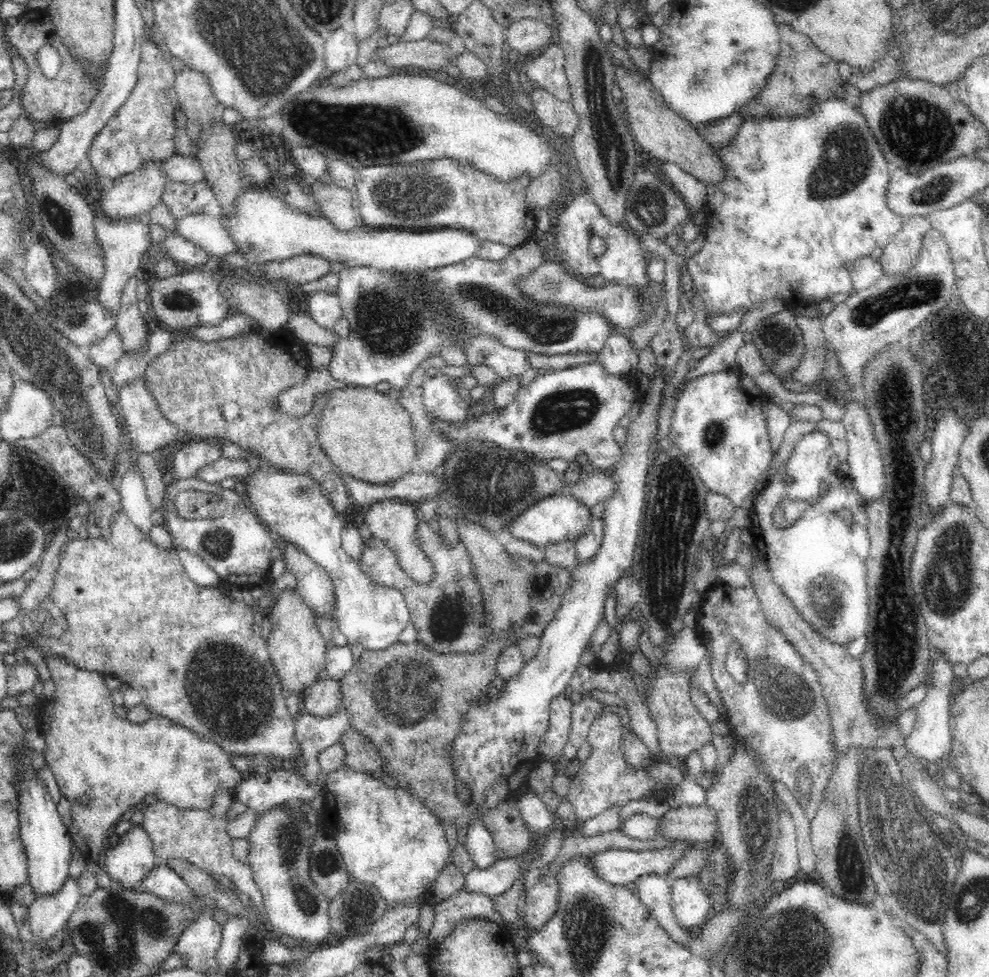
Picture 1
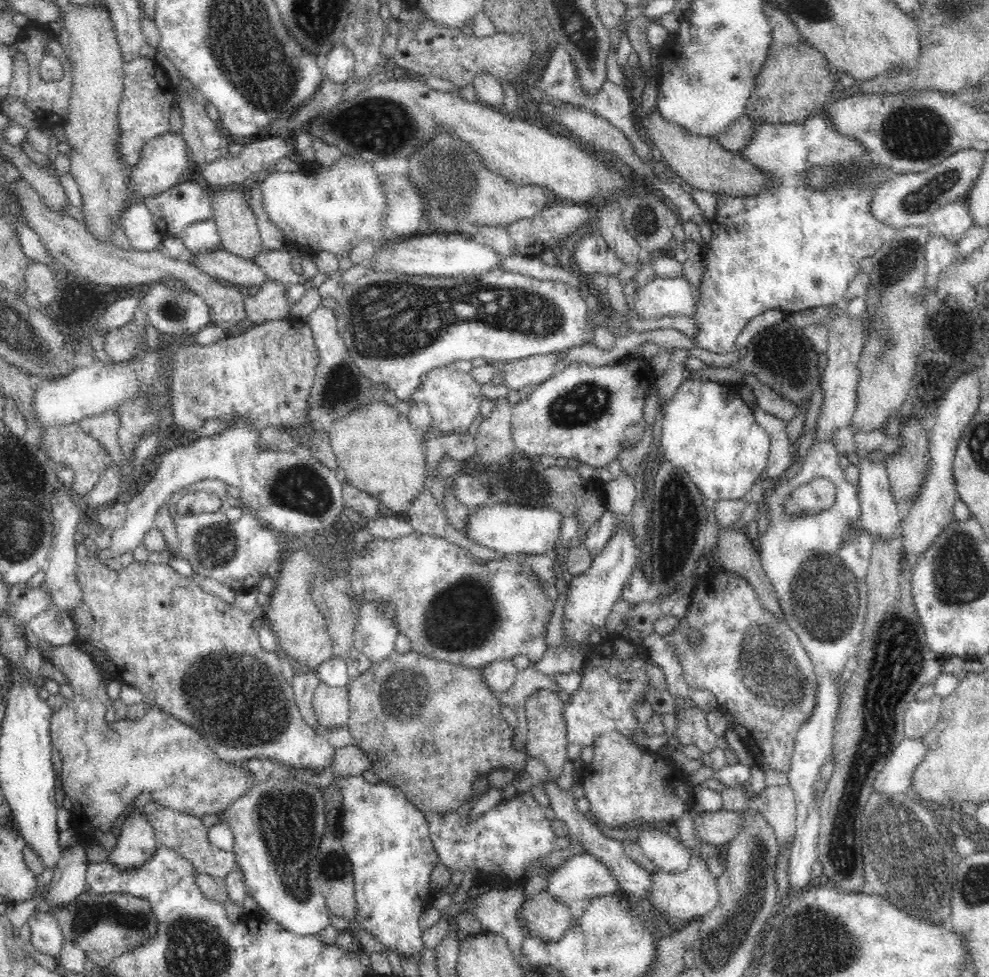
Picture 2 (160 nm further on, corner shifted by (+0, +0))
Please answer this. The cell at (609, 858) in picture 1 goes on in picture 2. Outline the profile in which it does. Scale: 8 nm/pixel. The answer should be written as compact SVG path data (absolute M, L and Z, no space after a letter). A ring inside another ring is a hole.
M582 853L562 863L549 876L545 890L566 906L574 900L618 892L618 883L607 864L591 854Z

